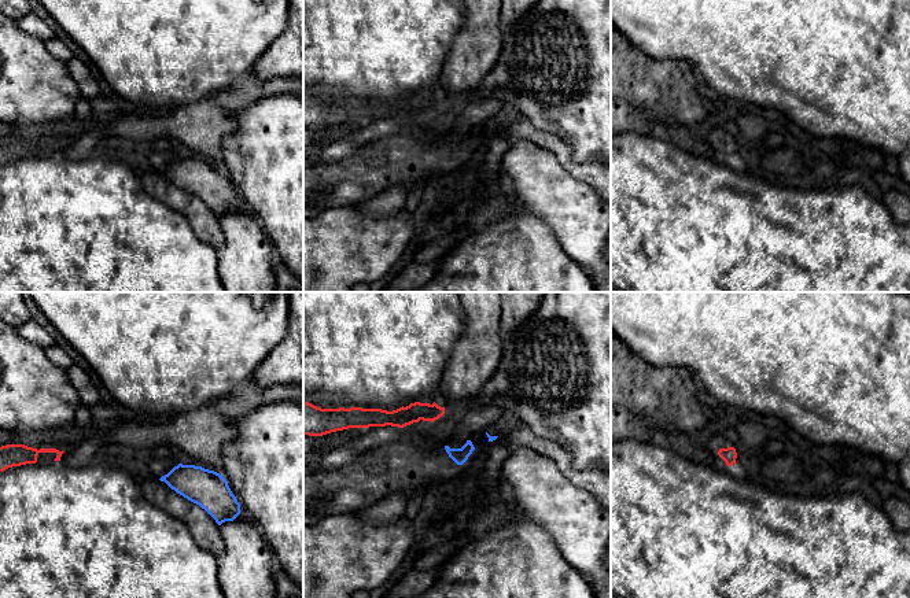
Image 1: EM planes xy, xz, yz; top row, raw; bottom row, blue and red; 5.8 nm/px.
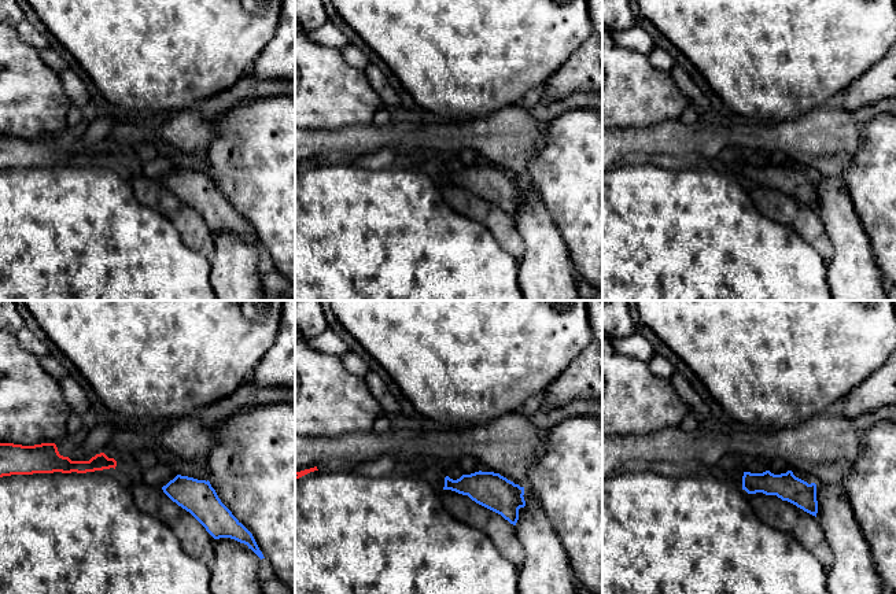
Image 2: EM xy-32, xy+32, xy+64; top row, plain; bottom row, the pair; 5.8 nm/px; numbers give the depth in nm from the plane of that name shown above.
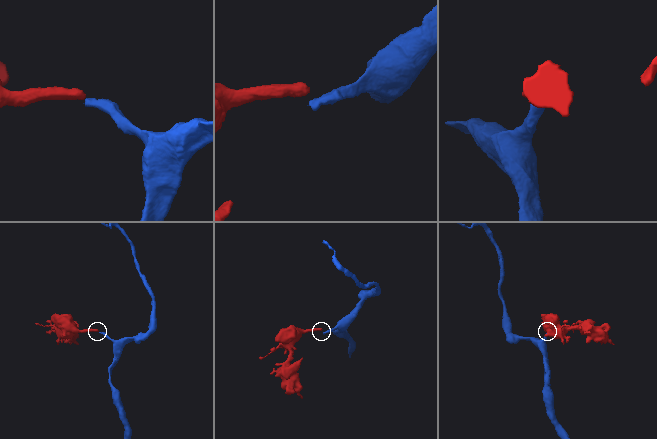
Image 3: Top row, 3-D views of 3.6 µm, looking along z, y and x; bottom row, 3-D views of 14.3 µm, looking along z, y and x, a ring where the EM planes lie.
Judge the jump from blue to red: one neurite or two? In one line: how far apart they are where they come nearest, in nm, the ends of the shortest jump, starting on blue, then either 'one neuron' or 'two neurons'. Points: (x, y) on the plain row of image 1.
160 nm | xz (445, 139), (433, 114) | two neurons

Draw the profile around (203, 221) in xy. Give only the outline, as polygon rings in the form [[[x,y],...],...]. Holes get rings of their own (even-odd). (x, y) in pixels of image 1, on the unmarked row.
[[[150,169],[140,174],[147,195],[184,215],[199,240],[215,250],[224,246],[225,236],[220,218],[205,202],[177,187],[159,171]]]

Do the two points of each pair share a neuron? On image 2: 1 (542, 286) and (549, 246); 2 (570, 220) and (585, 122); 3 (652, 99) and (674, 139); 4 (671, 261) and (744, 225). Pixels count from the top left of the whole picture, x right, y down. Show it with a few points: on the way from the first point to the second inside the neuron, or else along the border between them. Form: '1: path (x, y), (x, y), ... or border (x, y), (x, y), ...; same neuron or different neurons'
1: path (546, 276), (546, 255); same neuron
2: path (585, 195), (585, 147); same neuron
3: border (678, 118), (634, 129); different neurons
4: path (689, 257), (693, 253), (716, 253), (726, 243); same neuron

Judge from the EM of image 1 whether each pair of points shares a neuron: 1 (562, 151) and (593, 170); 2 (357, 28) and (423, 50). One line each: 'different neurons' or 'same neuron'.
1: same neuron
2: same neuron

